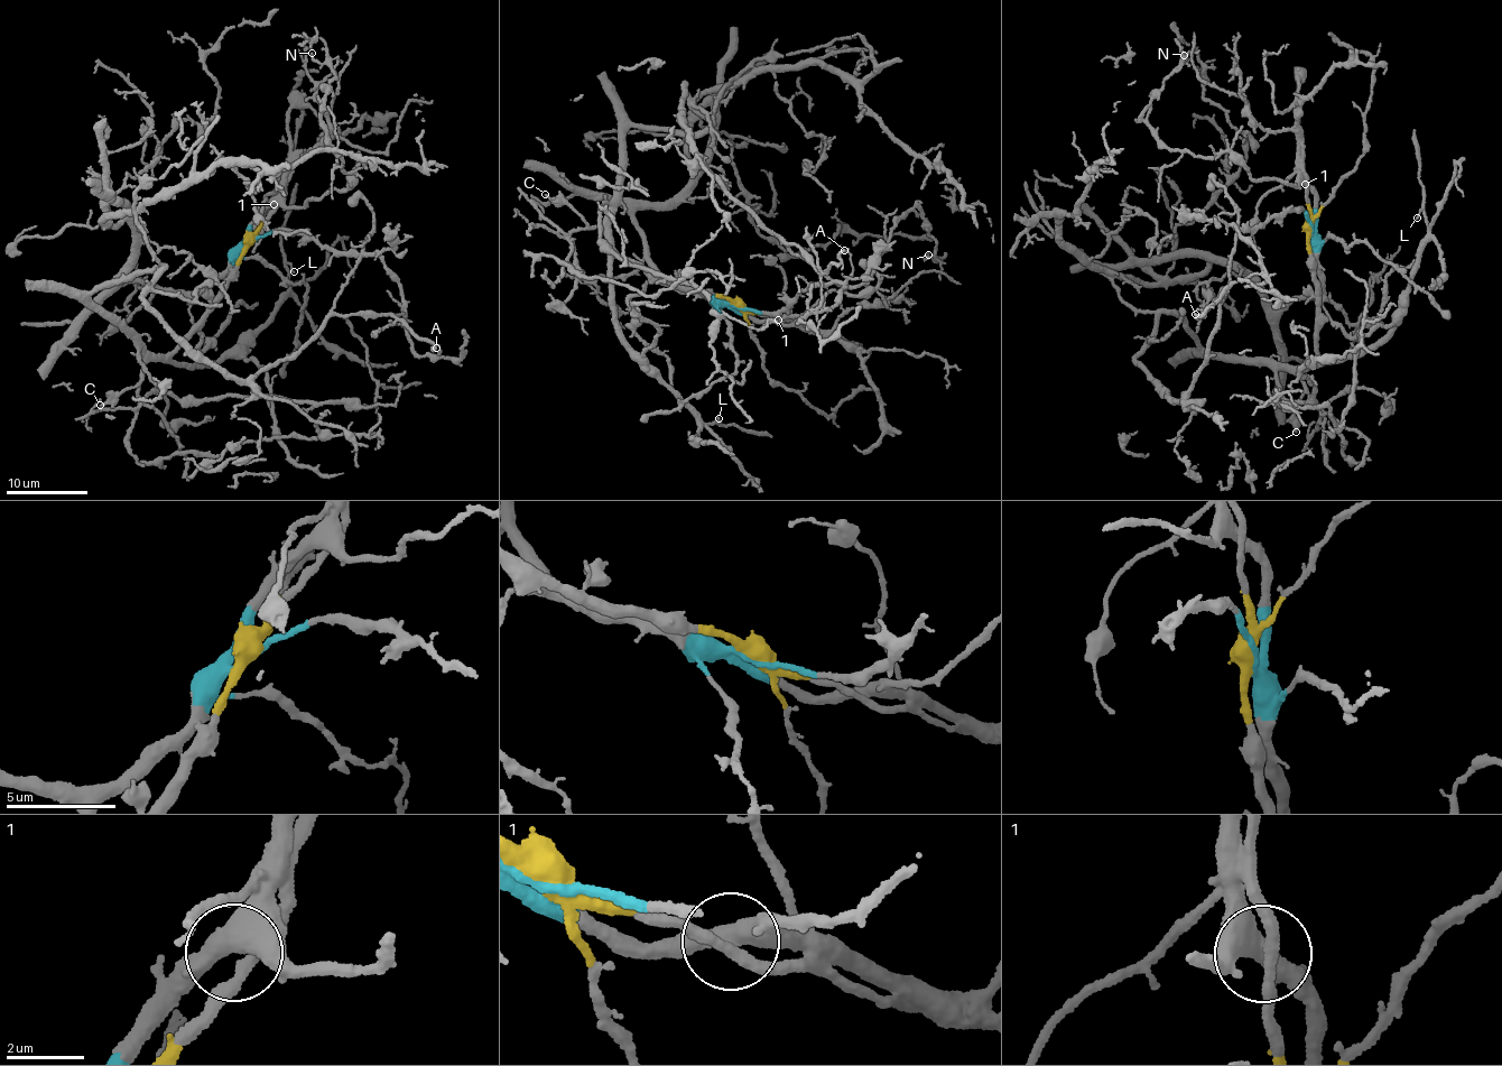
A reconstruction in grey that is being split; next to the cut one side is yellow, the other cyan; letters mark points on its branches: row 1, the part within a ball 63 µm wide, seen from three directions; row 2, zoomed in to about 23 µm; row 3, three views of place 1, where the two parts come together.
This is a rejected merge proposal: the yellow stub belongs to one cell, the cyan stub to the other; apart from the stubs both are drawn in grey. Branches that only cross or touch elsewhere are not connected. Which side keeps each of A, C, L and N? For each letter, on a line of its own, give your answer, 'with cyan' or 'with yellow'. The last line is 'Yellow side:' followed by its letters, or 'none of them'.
A: with yellow
C: with yellow
L: with yellow
N: with cyan
Yellow side: A, C, L

